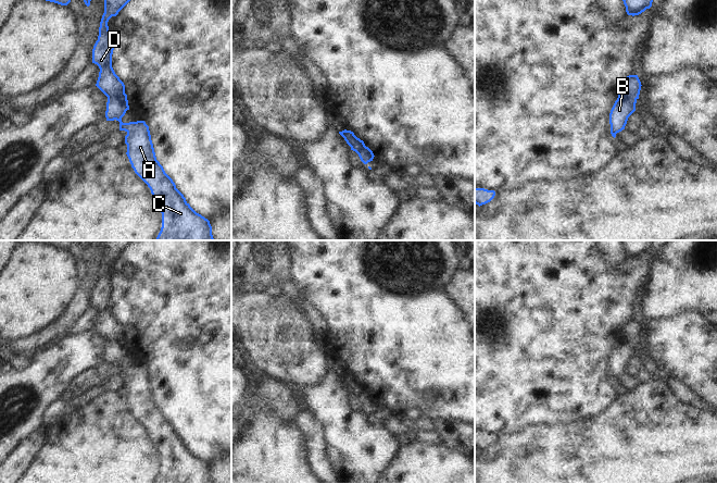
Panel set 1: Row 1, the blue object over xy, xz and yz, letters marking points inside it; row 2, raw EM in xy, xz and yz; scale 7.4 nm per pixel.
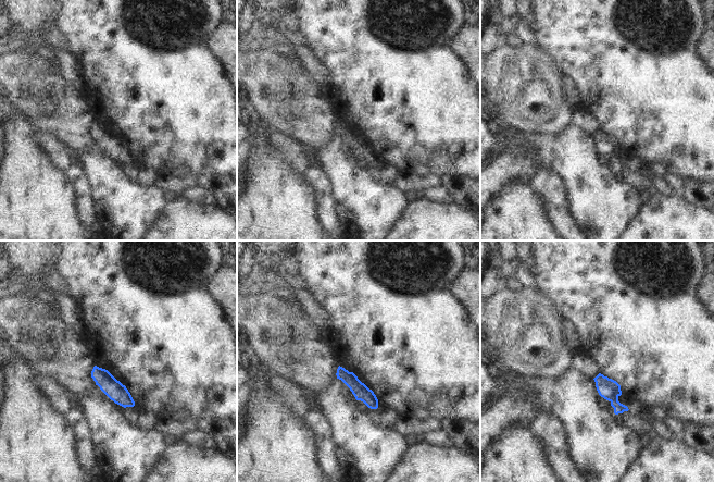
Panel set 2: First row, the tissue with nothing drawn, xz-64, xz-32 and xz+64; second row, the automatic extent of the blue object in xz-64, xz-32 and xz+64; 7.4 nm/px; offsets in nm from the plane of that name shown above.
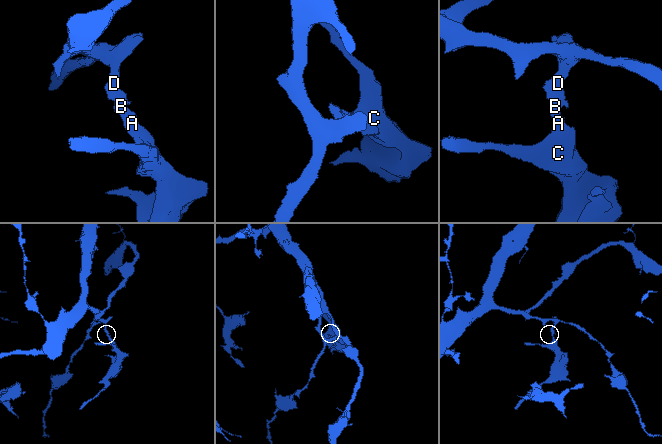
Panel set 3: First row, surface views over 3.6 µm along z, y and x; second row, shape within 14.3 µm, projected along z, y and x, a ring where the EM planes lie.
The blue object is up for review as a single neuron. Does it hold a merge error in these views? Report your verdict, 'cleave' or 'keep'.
cleave

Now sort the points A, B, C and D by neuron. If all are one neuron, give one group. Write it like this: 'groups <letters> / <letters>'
groups A B C / D

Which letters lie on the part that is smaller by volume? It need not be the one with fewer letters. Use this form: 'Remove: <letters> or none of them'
Remove: A, B, C

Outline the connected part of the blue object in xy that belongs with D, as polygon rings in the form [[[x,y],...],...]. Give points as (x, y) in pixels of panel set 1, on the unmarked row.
[[[104,240],[104,257],[100,265],[98,284],[92,293],[92,307],[100,312],[96,330],[108,342],[118,342],[125,347],[128,347],[125,328],[112,311],[114,283],[109,274],[108,265],[133,243],[134,240]]]

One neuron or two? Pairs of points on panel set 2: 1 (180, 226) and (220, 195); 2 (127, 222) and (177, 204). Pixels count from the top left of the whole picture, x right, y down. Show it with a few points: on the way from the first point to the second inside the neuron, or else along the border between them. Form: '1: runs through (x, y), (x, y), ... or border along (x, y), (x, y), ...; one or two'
1: border along (215, 204), (225, 211); two
2: border along (173, 196), (160, 217), (149, 229); two

